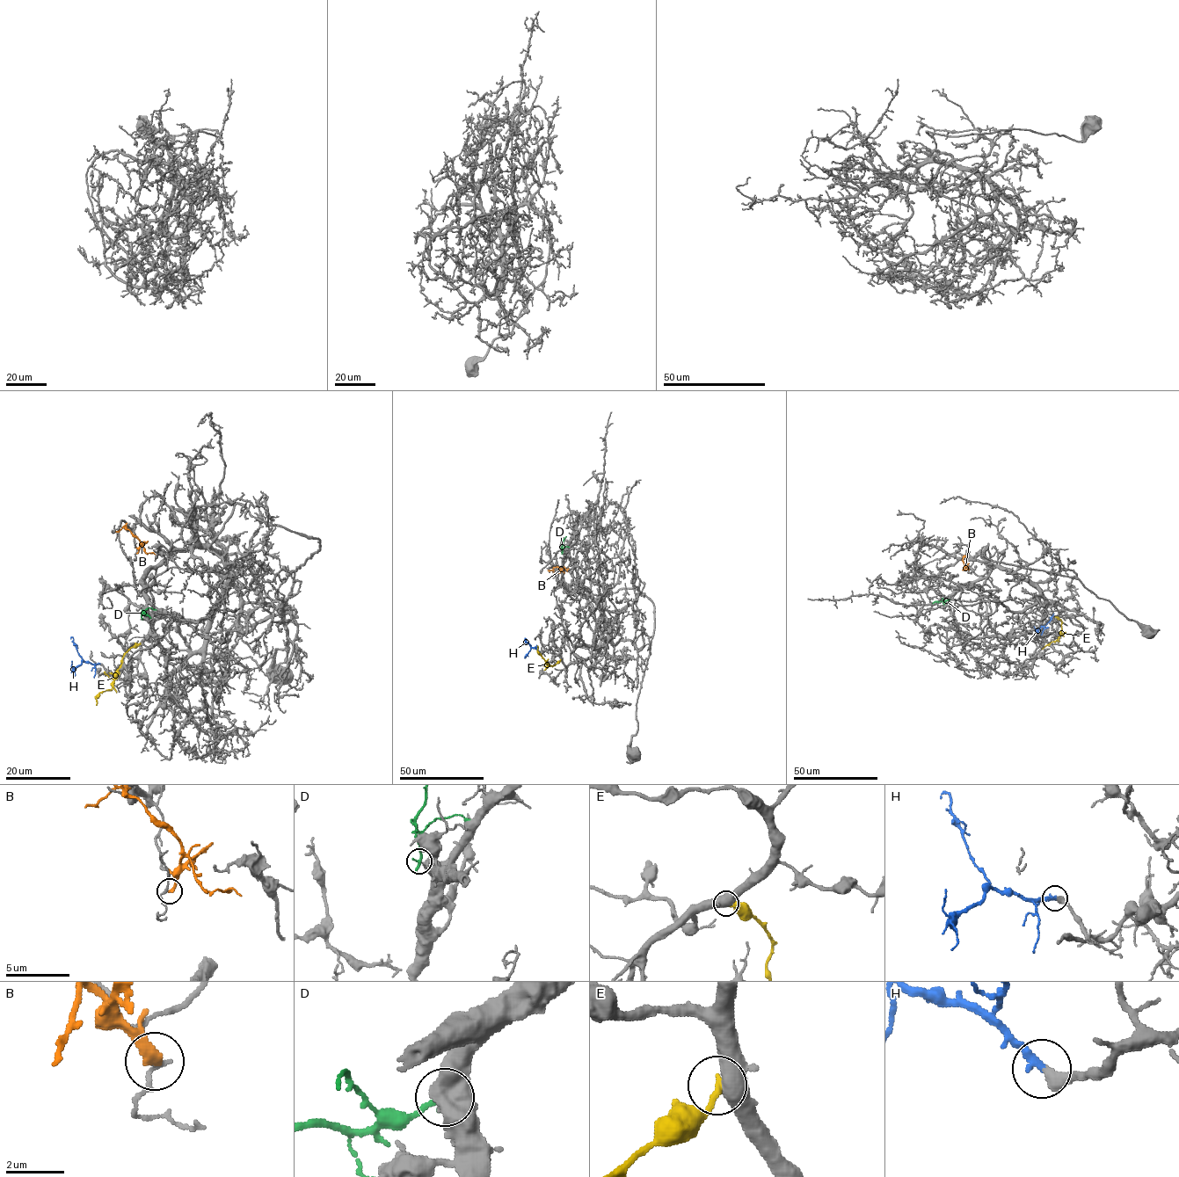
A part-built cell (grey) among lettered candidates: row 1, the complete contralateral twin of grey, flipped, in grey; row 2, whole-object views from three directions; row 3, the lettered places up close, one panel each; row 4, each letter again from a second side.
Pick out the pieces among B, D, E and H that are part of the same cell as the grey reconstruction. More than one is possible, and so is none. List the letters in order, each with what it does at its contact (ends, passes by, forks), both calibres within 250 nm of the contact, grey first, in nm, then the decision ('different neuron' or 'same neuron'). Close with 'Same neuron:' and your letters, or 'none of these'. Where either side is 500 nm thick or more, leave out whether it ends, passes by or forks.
B: it ends there; 170 nm thick on the grey side, 320 nm on the other; different neuron
D: it ends there; 400 nm thick on the grey side, 280 nm on the other; different neuron
E: 500 nm thick on the grey side, 240 nm on the other; different neuron
H: it ends there; 440 nm thick on the grey side, 320 nm on the other; same neuron
Same neuron: H

